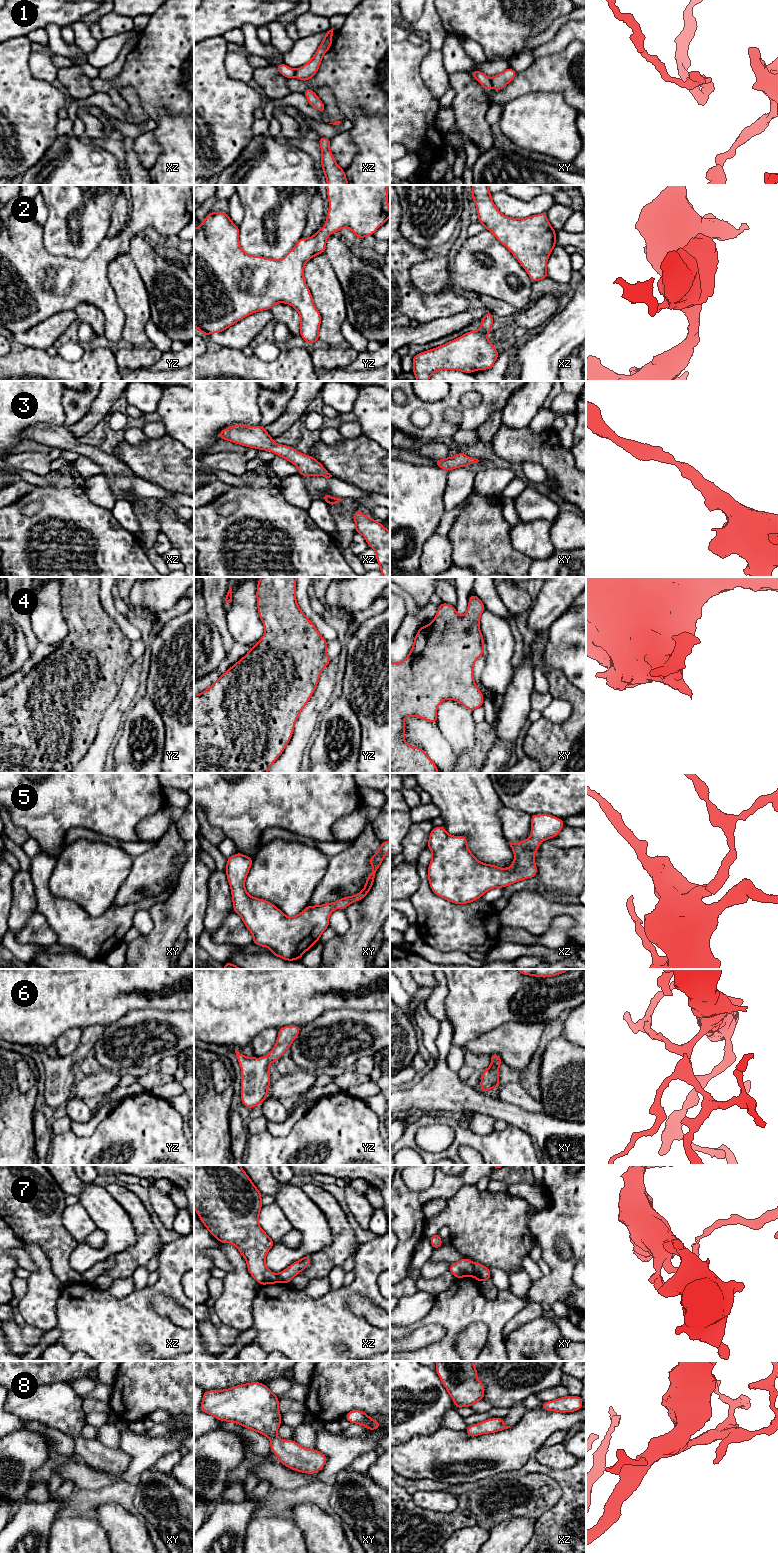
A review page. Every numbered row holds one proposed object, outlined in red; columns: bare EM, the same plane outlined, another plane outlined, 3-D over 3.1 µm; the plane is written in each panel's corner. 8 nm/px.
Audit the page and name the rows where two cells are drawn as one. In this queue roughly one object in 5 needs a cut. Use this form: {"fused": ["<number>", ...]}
{"fused": ["1", "7"]}

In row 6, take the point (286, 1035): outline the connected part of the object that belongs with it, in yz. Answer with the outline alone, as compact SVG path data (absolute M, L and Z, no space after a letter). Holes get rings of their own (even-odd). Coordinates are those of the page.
M297 1025L284 1026L278 1030L278 1039L271 1052L262 1058L245 1057L235 1050L238 1063L241 1066L241 1101L251 1109L262 1104L267 1098L270 1087L269 1066L276 1062L300 1033Z

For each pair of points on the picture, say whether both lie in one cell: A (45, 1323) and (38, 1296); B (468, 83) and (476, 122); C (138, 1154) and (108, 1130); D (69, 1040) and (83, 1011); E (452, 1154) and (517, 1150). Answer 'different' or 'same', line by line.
A: same
B: same
C: same
D: different
E: same

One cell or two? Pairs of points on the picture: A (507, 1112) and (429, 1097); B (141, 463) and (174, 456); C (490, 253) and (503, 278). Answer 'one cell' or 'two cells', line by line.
A: one cell
B: one cell
C: one cell

